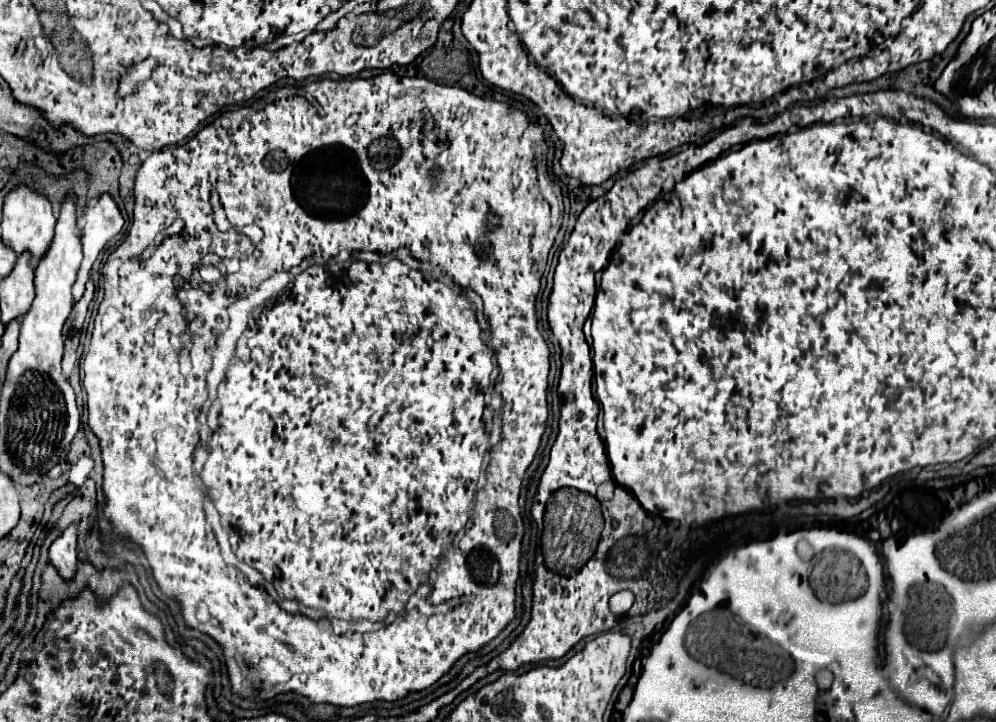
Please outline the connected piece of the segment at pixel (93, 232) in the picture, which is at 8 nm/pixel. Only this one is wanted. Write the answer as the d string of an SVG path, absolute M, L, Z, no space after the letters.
M102 194L100 200L86 210L84 228L82 228L84 258L78 270L78 280L72 290L72 304L76 304L82 298L84 286L90 276L90 268L96 262L100 250L122 230L122 226L124 226L124 218L110 194Z

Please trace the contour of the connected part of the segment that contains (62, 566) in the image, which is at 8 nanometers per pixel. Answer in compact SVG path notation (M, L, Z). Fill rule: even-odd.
M70 526L60 538L50 546L50 564L58 570L62 580L72 580L76 576L76 526Z

